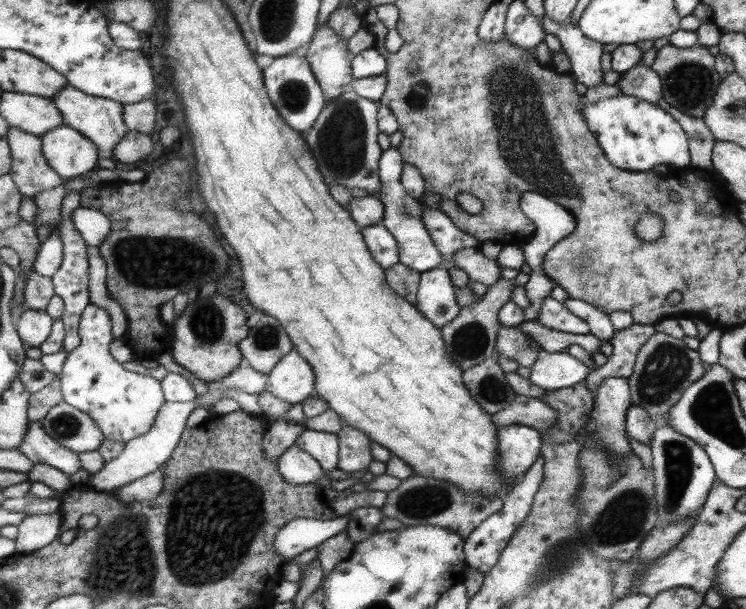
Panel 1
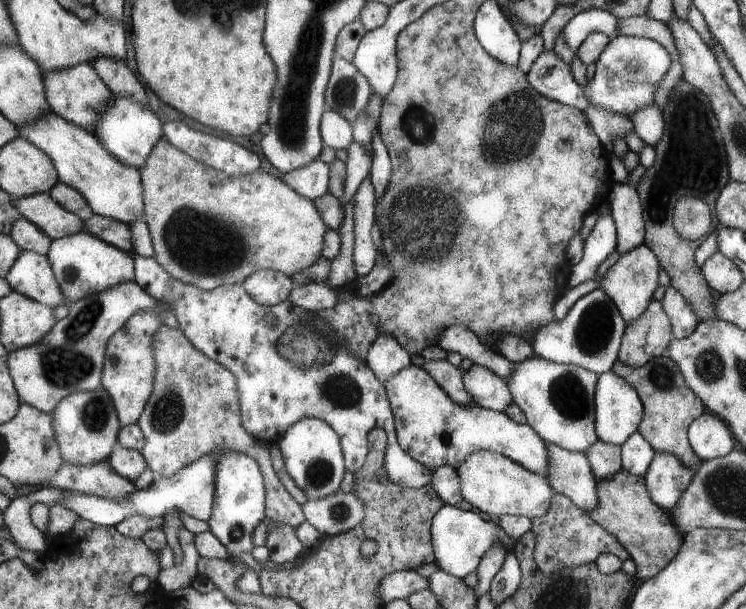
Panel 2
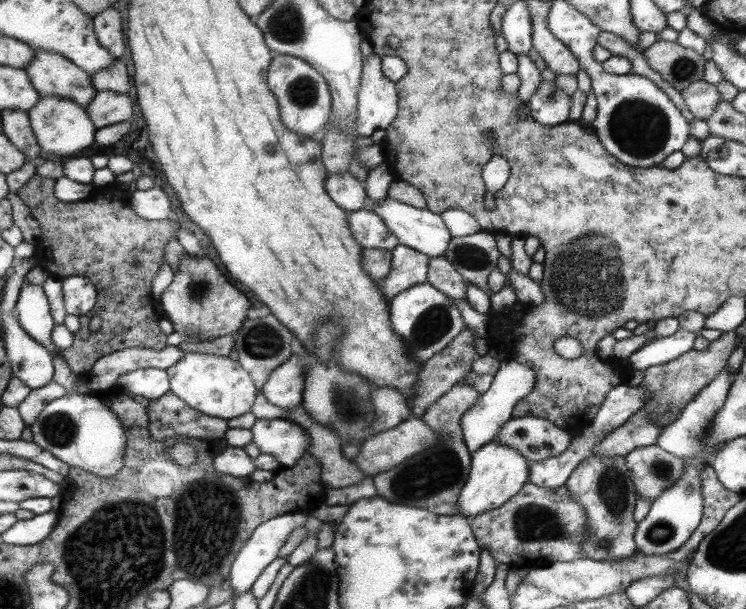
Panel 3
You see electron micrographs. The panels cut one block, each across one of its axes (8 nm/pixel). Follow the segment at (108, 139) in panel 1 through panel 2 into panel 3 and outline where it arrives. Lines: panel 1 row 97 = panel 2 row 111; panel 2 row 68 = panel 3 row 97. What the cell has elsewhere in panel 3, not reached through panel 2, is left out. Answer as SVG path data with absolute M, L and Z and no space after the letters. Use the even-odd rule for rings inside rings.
M35 50L35 61L25 70L42 98L70 98L87 110L98 96L91 76L59 52Z

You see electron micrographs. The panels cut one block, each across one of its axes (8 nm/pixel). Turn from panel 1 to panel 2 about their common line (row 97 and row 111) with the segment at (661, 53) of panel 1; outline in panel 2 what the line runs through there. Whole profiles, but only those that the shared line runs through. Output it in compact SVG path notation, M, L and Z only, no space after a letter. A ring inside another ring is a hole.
M683 78L669 92L662 113L665 127L661 139L653 146L653 163L634 188L642 209L644 244L669 276L669 289L679 292L683 302L692 304L698 322L701 319L715 319L713 298L699 264L695 262L699 242L683 239L677 234L673 225L673 210L682 197L694 197L703 200L713 214L717 196L730 182L724 138L708 96Z

